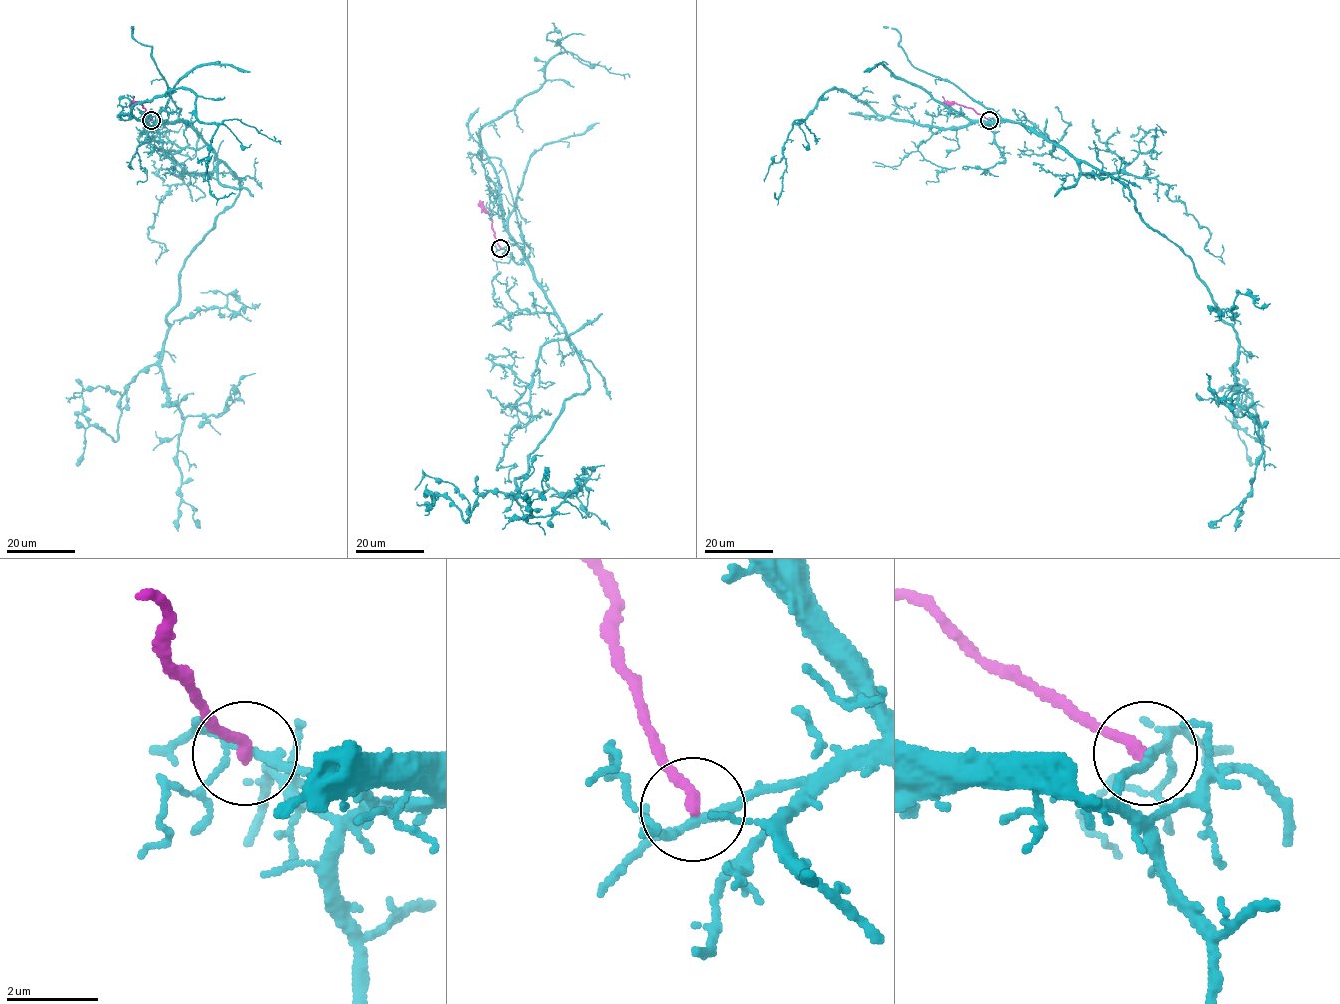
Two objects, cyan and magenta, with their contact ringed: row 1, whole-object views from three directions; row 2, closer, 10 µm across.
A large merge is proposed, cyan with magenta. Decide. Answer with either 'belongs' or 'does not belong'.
does not belong

